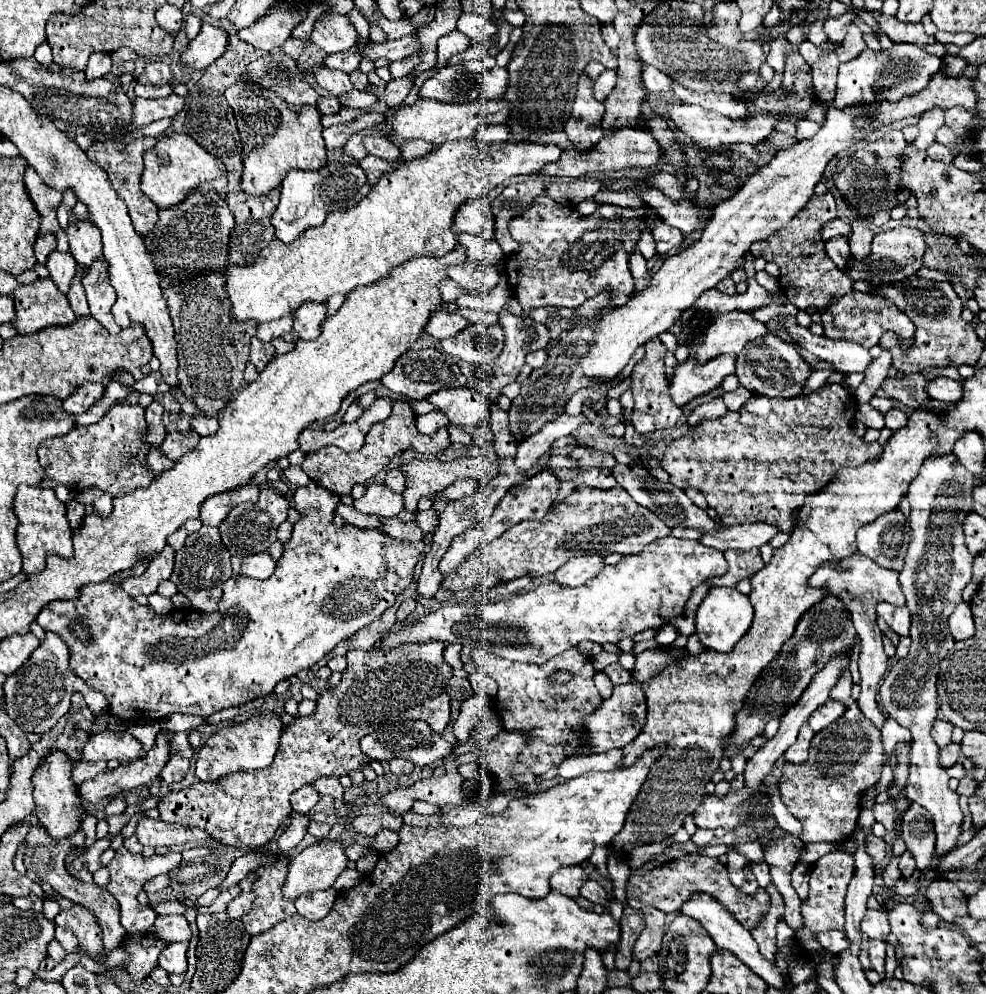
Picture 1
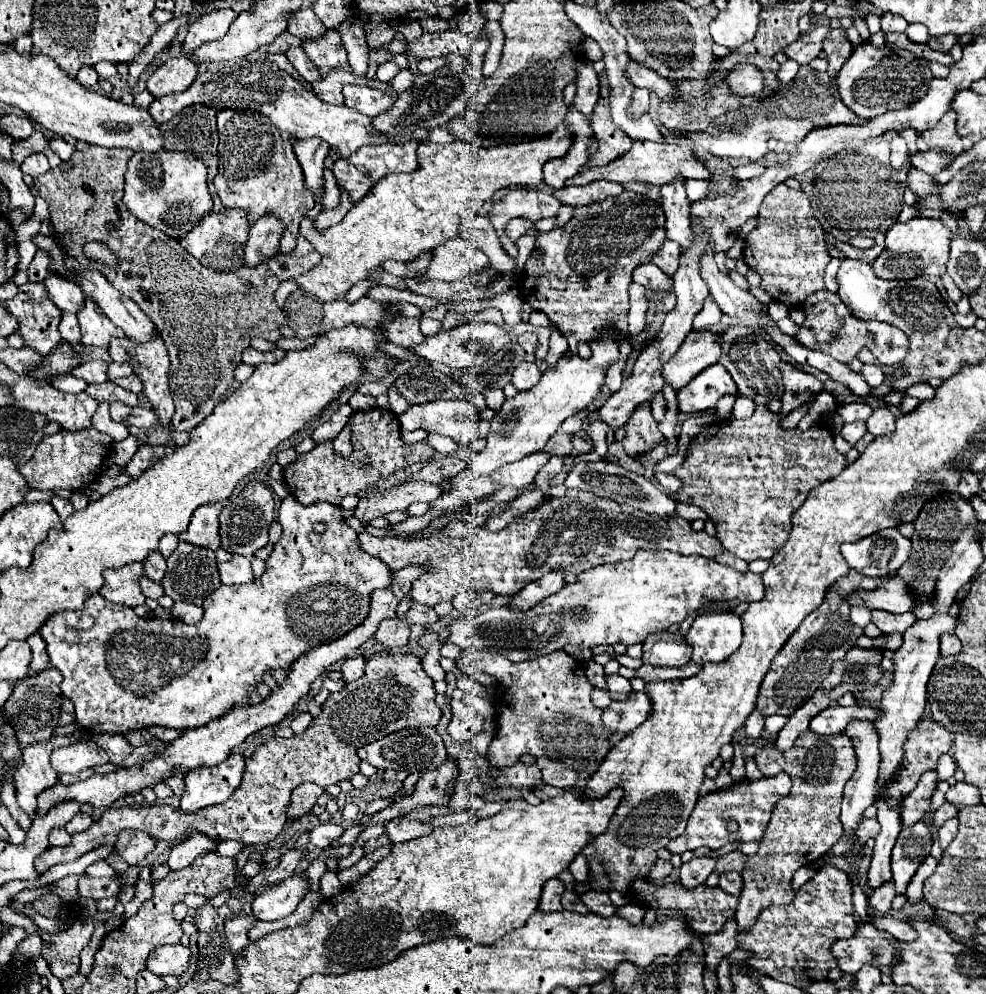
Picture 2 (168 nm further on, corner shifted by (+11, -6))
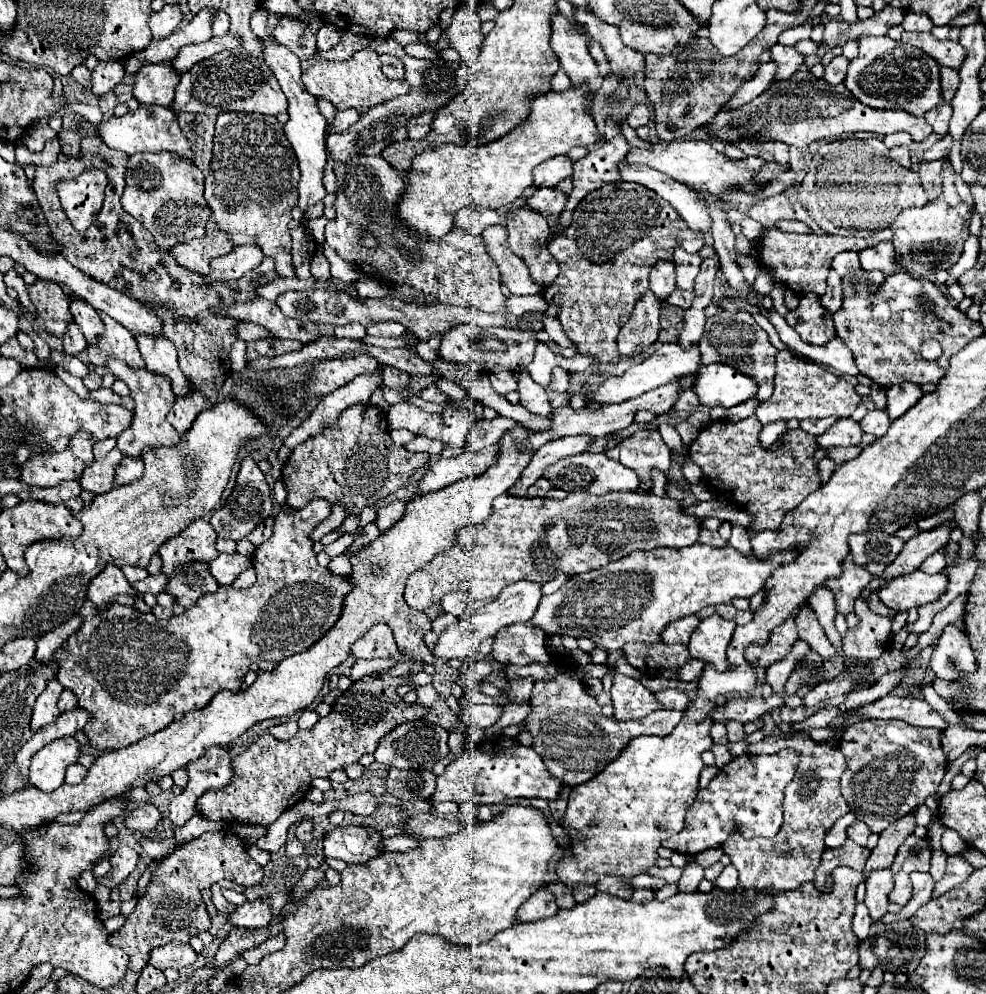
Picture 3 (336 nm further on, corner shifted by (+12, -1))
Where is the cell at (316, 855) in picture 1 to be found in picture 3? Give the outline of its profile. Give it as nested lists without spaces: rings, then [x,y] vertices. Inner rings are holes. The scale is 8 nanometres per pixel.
[[[265,899],[247,901],[245,905],[237,907],[229,915],[231,927],[233,929],[245,929],[245,931],[253,931],[253,929],[267,927],[269,921],[271,921],[271,907],[267,905]]]

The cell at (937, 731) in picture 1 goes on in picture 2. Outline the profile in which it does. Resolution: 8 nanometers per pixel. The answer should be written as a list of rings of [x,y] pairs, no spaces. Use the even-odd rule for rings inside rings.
[[[922,718],[916,730],[908,734],[908,740],[904,744],[906,754],[902,760],[902,768],[898,772],[898,782],[892,784],[886,790],[886,794],[892,800],[902,800],[908,792],[914,790],[922,772],[936,768],[938,756],[948,752],[950,746],[952,746],[952,734],[940,724]]]

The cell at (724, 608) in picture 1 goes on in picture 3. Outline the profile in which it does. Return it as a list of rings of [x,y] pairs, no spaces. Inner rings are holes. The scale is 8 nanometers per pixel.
[[[713,613],[711,617],[701,619],[699,627],[693,631],[689,641],[689,653],[693,659],[713,663],[717,671],[725,671],[727,663],[727,647],[731,643],[731,635],[735,631],[735,623]]]

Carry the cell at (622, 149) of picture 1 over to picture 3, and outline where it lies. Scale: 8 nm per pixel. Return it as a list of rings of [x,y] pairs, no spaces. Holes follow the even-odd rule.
[[[689,139],[689,141],[671,141],[671,143],[651,143],[651,149],[639,149],[639,147],[631,147],[631,151],[627,153],[625,163],[633,163],[633,165],[649,165],[657,171],[667,173],[669,177],[687,183],[691,187],[695,187],[697,191],[705,191],[711,195],[721,195],[725,191],[745,191],[745,193],[757,193],[759,189],[763,189],[767,183],[755,183],[755,175],[763,169],[763,165],[767,163],[761,157],[745,157],[739,161],[727,159],[723,153],[719,153],[717,149],[711,147],[711,143],[707,141],[697,141],[697,139]]]

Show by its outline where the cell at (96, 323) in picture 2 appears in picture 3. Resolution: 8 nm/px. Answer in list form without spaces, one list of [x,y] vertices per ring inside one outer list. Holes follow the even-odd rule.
[[[99,313],[103,323],[105,323],[105,333],[101,335],[99,343],[89,347],[89,361],[95,367],[107,367],[107,357],[115,357],[121,359],[123,363],[127,363],[131,369],[139,369],[145,367],[143,357],[137,349],[137,339],[131,331],[127,331],[121,323],[115,323],[115,319],[111,319],[109,315]]]

